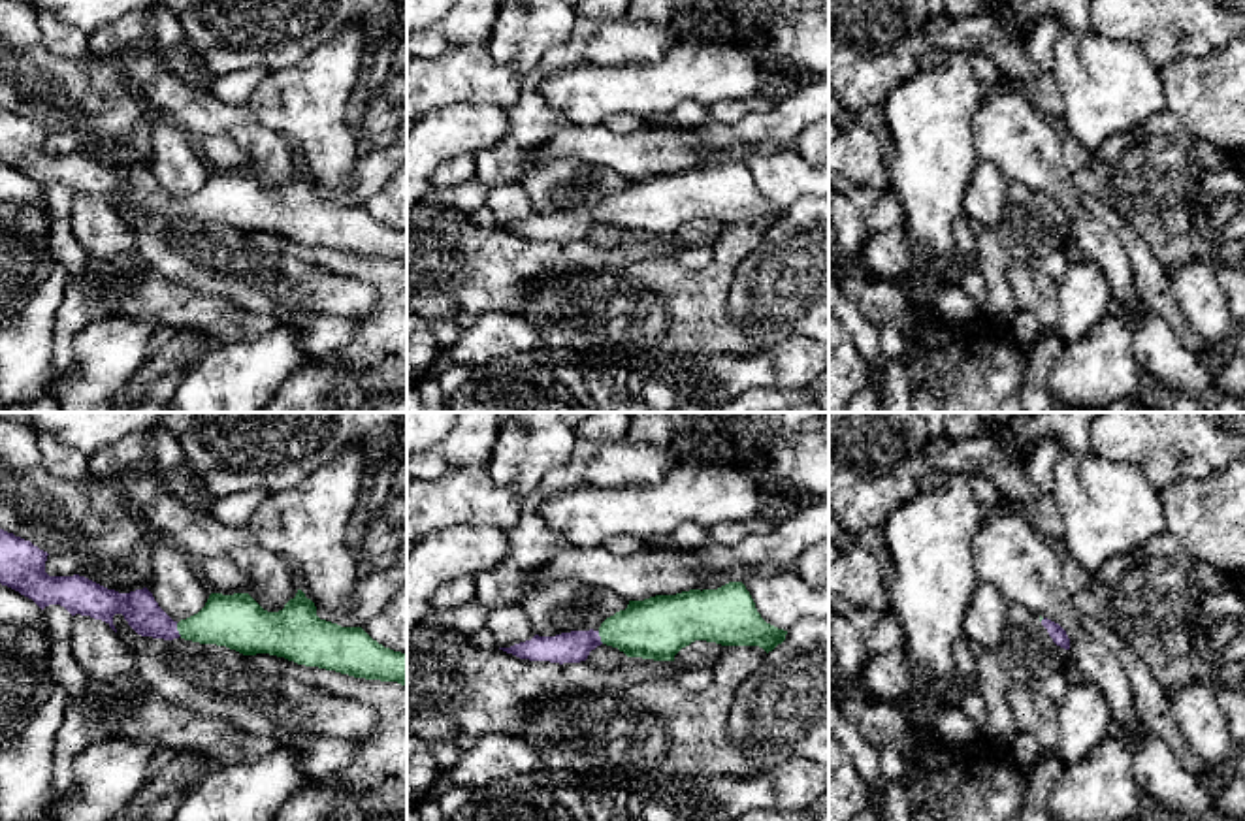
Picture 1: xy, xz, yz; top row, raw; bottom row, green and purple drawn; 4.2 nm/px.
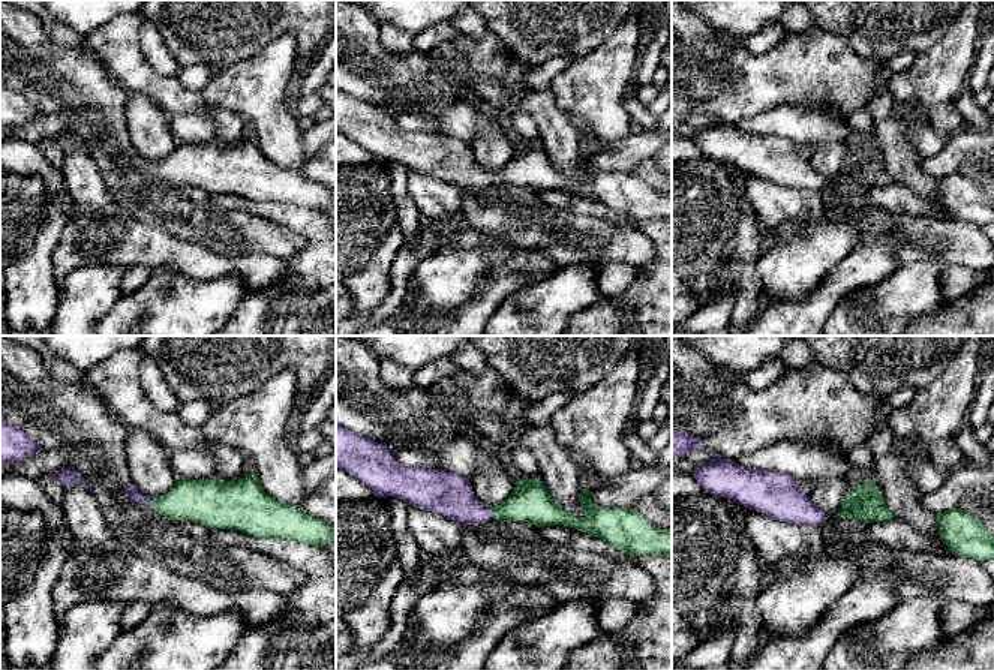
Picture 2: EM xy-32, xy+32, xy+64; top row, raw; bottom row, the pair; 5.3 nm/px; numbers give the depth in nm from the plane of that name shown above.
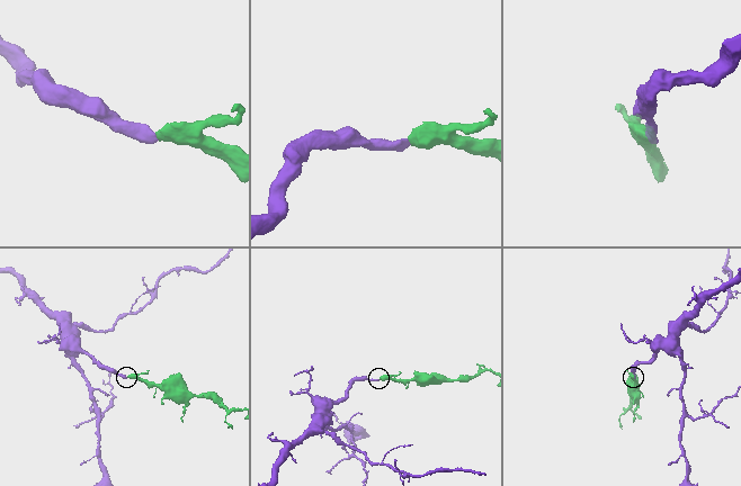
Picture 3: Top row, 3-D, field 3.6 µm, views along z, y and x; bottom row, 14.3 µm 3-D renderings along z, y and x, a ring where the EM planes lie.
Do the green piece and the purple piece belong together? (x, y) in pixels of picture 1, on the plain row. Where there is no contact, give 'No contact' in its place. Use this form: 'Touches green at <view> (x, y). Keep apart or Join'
Touches green at xy (177, 208). Join

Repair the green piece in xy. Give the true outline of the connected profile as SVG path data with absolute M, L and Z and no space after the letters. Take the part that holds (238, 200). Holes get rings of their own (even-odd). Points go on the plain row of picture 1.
M0 107L0 162L32 177L41 188L60 183L72 194L105 200L115 211L113 194L122 192L141 215L181 215L243 233L269 232L305 245L407 266L407 232L384 226L362 205L320 198L301 168L279 190L264 188L249 171L211 171L198 192L177 201L147 166L119 171L79 153L49 154L47 134L30 119Z

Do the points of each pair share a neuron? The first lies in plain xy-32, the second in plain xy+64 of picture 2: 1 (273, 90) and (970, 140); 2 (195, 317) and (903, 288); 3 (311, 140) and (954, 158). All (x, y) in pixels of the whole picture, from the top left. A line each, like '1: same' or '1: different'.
1: different
2: same
3: same

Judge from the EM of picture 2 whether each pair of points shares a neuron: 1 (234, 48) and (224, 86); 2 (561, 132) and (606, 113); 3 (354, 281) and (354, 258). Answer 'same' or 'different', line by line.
1: different
2: different
3: different

